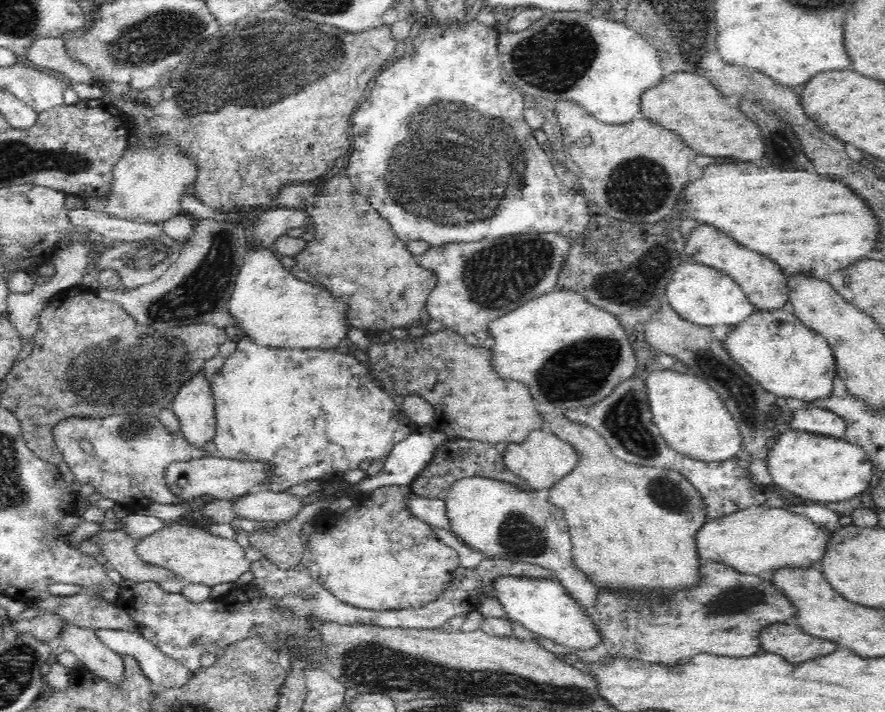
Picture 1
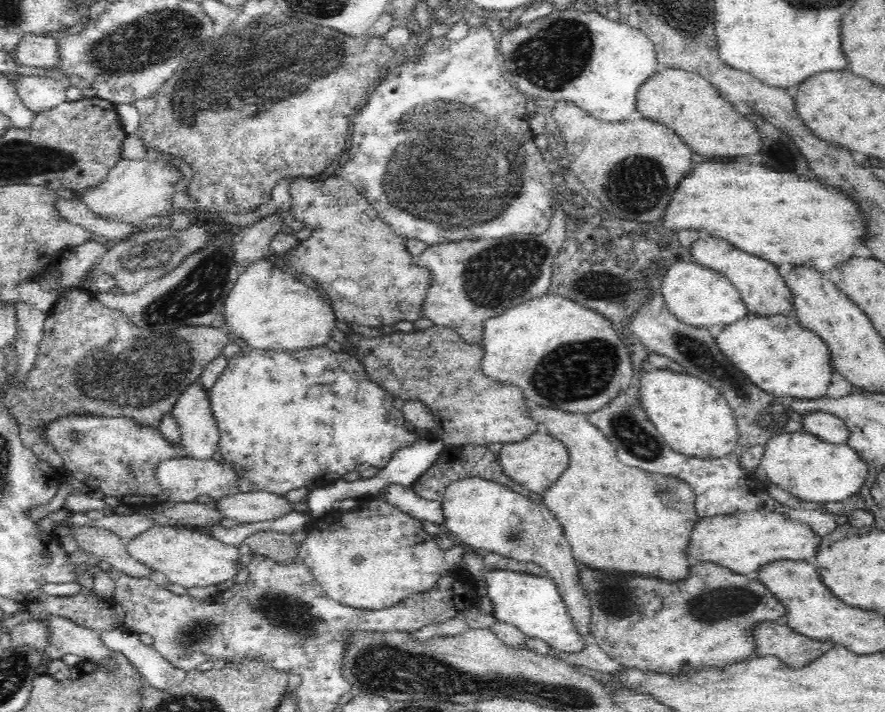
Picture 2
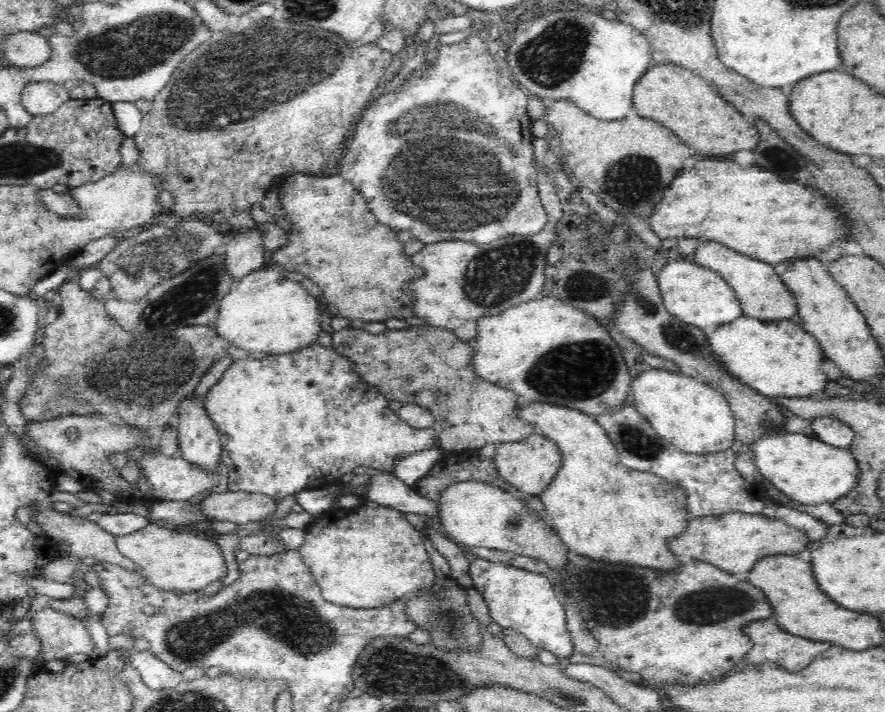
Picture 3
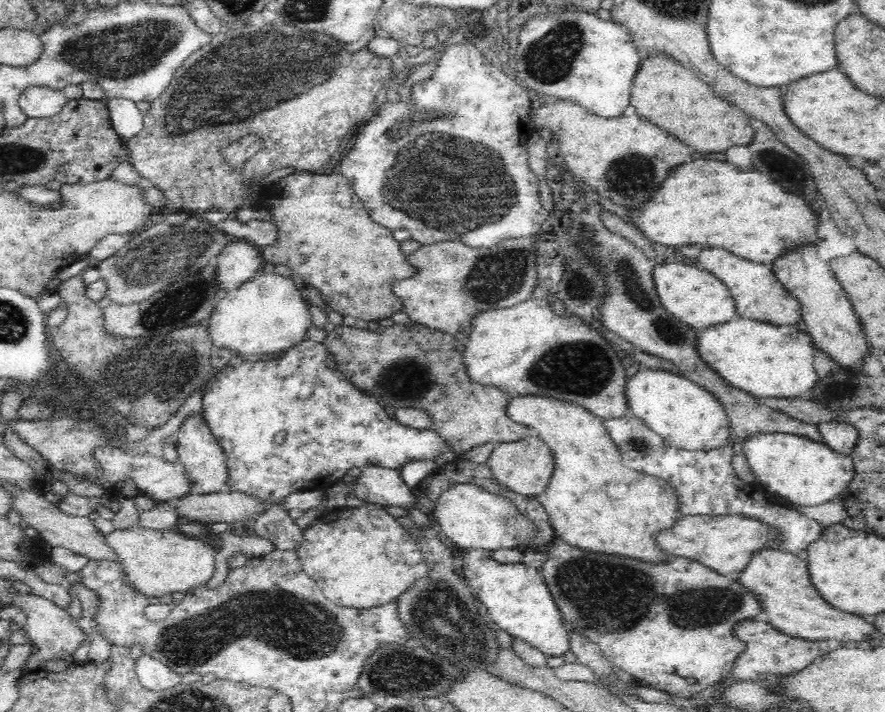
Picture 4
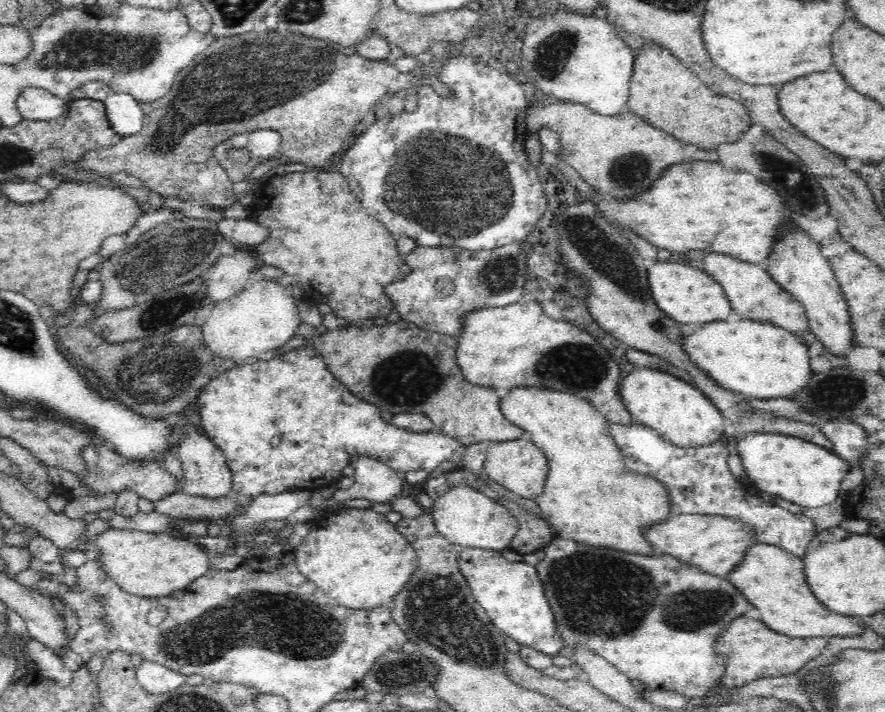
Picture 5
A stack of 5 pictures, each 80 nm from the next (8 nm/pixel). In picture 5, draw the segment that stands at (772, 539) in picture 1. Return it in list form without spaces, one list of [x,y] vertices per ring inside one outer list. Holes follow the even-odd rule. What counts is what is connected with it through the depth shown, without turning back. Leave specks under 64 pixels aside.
[[[673,515],[666,522],[648,528],[644,536],[656,547],[659,554],[676,556],[698,566],[703,572],[724,578],[744,563],[748,548],[758,543],[756,529],[752,525],[738,517],[720,515]]]

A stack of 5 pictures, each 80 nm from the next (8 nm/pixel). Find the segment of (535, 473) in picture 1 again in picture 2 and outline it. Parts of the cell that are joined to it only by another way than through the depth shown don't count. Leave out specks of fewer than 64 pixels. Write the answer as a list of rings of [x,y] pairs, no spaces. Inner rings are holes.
[[[541,429],[532,433],[532,436],[526,437],[526,440],[517,443],[503,443],[498,460],[504,467],[504,473],[524,486],[524,491],[539,493],[548,489],[568,470],[570,451],[561,440]]]

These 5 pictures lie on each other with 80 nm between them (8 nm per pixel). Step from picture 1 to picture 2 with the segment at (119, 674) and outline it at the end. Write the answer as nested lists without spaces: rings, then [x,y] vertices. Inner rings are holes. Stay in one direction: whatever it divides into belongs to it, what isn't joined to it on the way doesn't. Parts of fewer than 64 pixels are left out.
[[[49,616],[44,621],[51,626],[50,644],[44,649],[47,660],[76,655],[104,672],[116,672],[120,668],[120,663],[102,642],[99,632],[74,624],[62,616]]]

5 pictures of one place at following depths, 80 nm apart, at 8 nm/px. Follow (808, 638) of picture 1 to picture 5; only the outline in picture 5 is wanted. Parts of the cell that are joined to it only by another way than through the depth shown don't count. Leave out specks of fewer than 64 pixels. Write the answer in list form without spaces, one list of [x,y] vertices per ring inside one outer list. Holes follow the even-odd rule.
[[[745,616],[732,620],[717,648],[728,655],[728,668],[720,682],[730,689],[746,686],[758,678],[796,674],[816,656],[831,651],[829,638],[798,639],[785,636],[770,629],[761,620]]]

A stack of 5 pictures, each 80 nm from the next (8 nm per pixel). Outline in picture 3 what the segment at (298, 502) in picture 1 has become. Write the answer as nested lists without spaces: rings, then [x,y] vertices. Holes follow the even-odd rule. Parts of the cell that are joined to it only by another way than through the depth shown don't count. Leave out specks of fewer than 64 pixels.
[[[226,490],[224,493],[208,493],[194,501],[200,504],[208,520],[228,520],[236,527],[266,520],[278,510],[276,497],[257,492]]]

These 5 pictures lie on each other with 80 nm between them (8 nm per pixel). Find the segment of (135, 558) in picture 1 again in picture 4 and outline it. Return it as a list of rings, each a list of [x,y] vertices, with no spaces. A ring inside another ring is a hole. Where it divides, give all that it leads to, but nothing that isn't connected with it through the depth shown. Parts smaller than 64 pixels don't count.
[[[32,491],[17,492],[16,497],[12,510],[16,510],[20,514],[22,525],[38,530],[40,538],[51,547],[63,546],[72,550],[74,554],[86,556],[91,560],[106,560],[116,563],[120,560],[118,553],[106,541],[106,535],[102,534],[94,526],[94,521],[88,517],[66,515],[58,509],[59,505],[47,501],[43,495],[38,495]]]

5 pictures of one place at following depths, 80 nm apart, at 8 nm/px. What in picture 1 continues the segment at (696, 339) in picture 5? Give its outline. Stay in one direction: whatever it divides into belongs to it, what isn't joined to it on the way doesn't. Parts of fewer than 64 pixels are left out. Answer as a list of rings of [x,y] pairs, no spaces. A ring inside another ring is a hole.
[[[789,307],[757,310],[732,332],[728,331],[723,342],[730,356],[750,378],[758,380],[776,396],[812,402],[816,398],[828,398],[834,390],[837,364],[830,343],[802,324]]]

